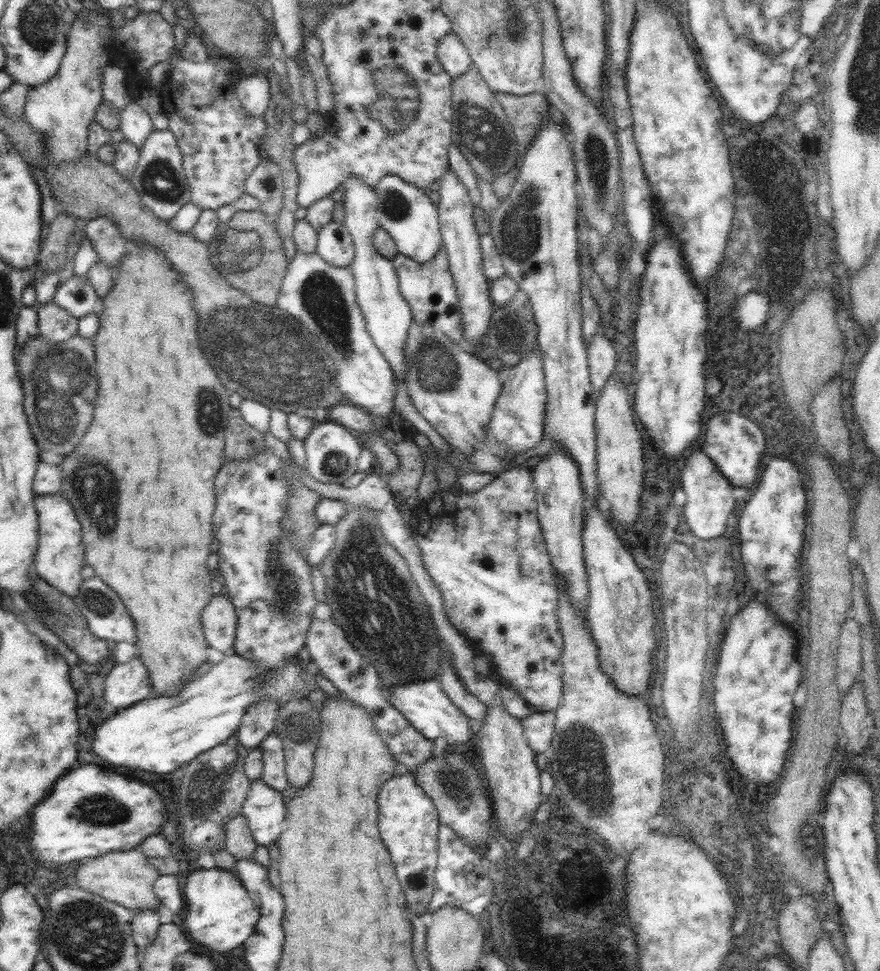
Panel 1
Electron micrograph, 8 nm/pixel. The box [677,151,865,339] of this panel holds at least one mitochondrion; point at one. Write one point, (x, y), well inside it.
(735, 224)

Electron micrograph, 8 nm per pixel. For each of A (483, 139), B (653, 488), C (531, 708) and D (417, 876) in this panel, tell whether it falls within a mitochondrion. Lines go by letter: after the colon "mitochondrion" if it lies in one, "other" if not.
A: mitochondrion
B: other
C: other
D: mitochondrion

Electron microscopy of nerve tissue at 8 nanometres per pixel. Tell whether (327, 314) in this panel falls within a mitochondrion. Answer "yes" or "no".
yes

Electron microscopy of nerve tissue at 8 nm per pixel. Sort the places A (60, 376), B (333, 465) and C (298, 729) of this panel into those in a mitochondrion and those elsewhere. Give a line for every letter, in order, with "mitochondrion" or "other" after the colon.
A: mitochondrion
B: mitochondrion
C: mitochondrion

